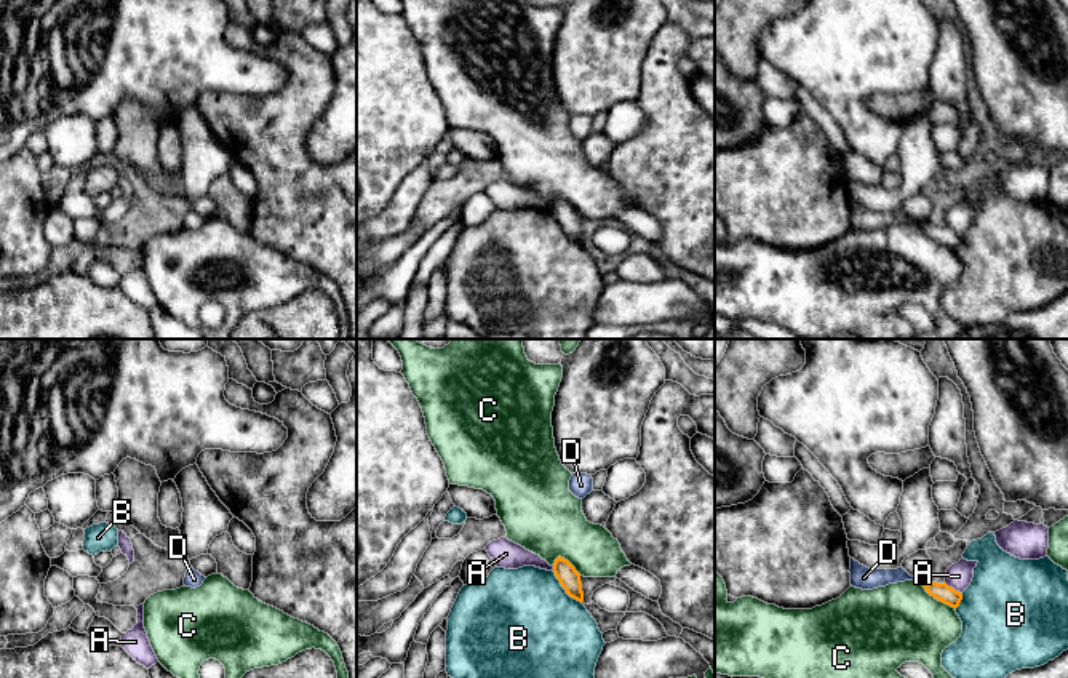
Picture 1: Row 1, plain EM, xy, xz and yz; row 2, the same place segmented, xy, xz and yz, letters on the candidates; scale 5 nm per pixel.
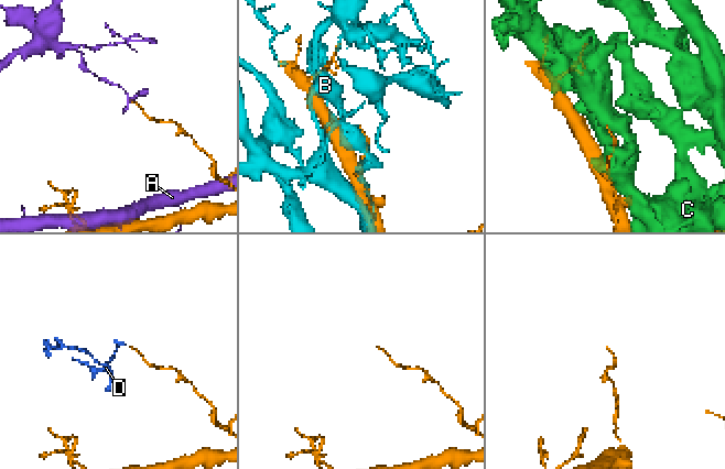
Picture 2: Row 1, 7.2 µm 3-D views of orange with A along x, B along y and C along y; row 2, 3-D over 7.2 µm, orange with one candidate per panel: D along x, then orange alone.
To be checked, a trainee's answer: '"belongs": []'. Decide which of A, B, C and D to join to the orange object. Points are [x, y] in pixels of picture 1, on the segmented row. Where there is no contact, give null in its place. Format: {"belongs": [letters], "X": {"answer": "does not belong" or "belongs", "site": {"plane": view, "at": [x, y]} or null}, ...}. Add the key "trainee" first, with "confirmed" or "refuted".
{"trainee": "refuted", "belongs": ["D"], "A": {"answer": "does not belong", "site": {"plane": "yz", "at": [953, 589]}}, "B": {"answer": "does not belong", "site": {"plane": "xz", "at": [563, 587]}}, "C": {"answer": "does not belong", "site": {"plane": "yz", "at": [939, 600]}}, "D": {"answer": "belongs", "site": {"plane": "yz", "at": [924, 586]}}}

